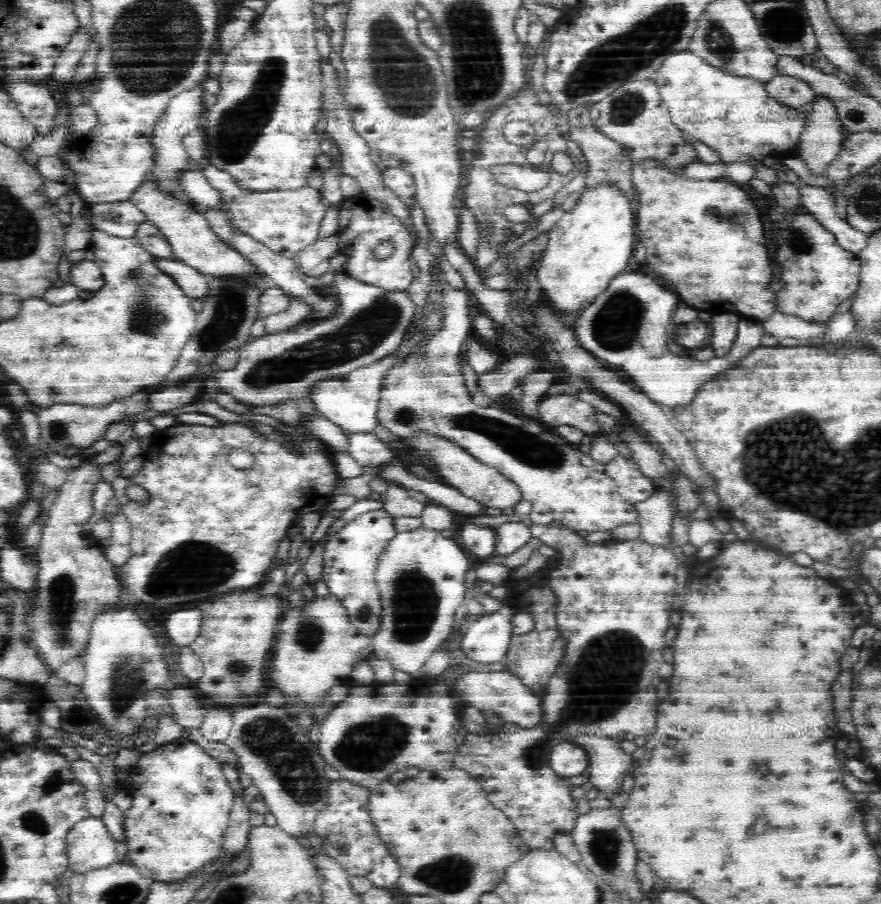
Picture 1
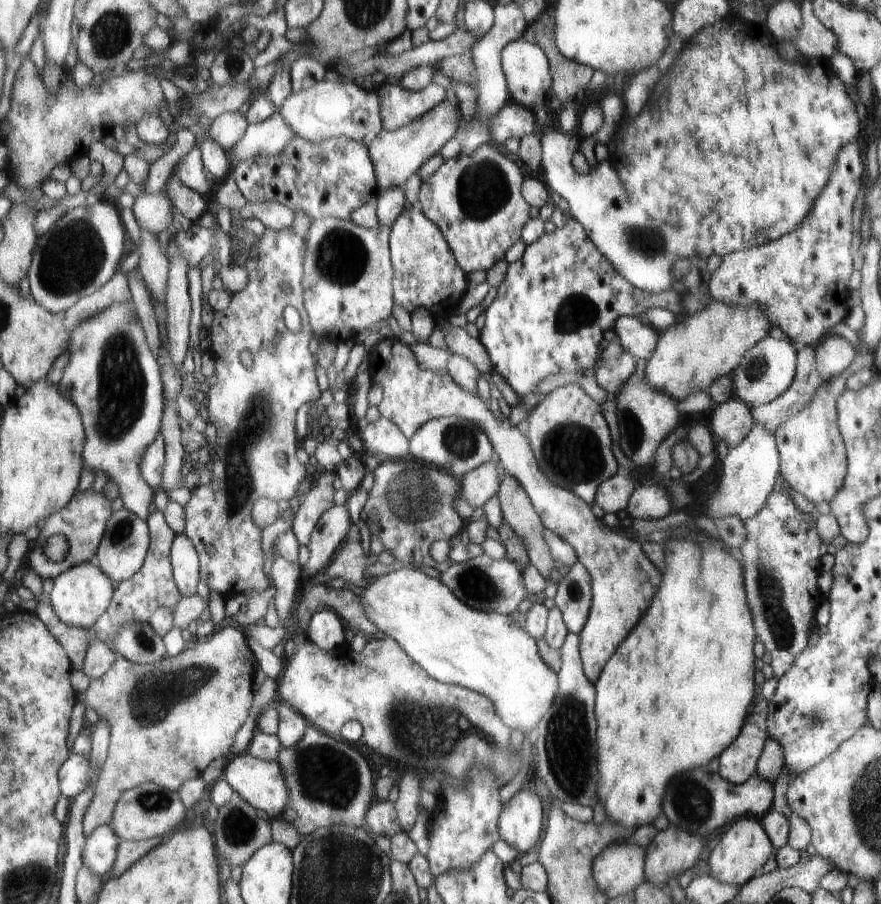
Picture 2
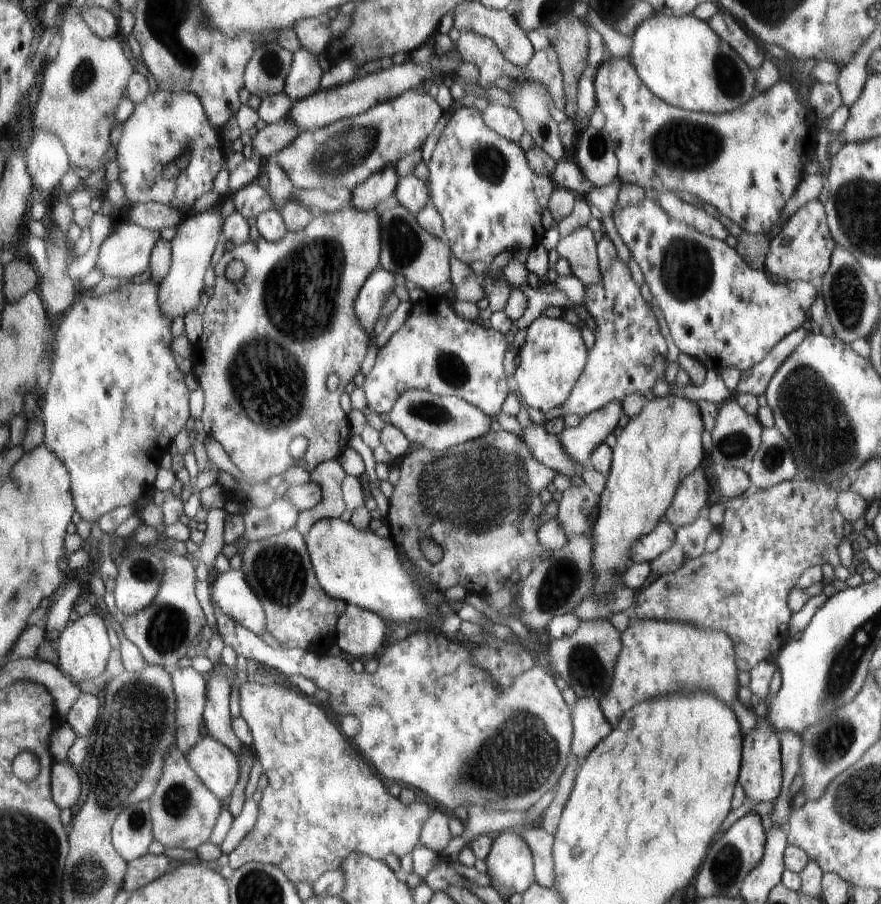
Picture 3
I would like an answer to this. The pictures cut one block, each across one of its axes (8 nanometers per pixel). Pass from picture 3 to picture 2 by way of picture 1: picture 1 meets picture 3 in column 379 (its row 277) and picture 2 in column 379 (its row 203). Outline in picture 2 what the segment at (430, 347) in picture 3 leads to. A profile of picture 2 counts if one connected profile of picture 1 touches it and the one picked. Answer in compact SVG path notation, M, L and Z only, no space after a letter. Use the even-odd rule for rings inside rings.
M394 336L379 340L368 355L370 378L382 385L383 397L377 408L381 417L394 421L410 438L430 419L440 417L457 416L481 425L494 445L494 452L498 452L496 460L506 474L512 475L522 485L544 527L570 544L576 552L578 563L585 565L592 573L593 608L579 636L584 674L592 684L596 684L604 664L610 660L610 656L632 628L636 627L634 624L642 612L646 612L650 598L660 582L660 574L642 552L640 542L610 530L604 524L604 519L598 520L592 514L587 502L550 480L537 460L528 436L518 430L517 424L488 410L484 402L478 396L472 396L469 389L462 388L450 376L450 372L434 372L422 367L414 358L410 345Z

